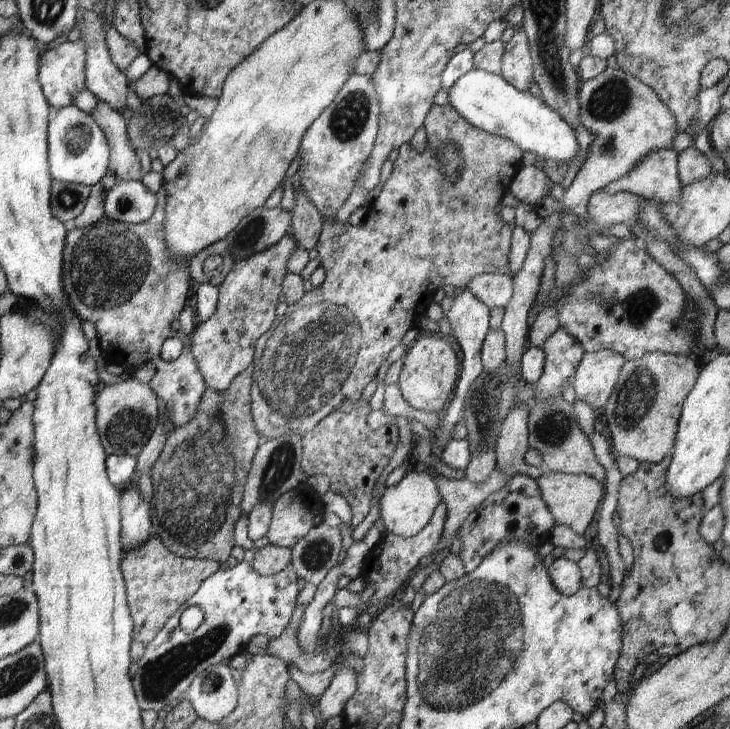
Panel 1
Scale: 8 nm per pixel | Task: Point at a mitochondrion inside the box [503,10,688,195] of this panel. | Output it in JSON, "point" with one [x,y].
{"point":[615,98]}

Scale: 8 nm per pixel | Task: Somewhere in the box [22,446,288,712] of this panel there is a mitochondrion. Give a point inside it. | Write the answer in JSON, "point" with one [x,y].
{"point":[161,675]}

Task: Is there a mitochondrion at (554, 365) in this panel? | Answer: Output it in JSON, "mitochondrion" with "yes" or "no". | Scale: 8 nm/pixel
{"mitochondrion":"no"}

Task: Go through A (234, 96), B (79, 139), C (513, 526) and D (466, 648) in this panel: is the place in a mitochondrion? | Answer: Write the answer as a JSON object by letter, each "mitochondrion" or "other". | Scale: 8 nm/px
{"A":"other","B":"mitochondrion","C":"other","D":"mitochondrion"}

